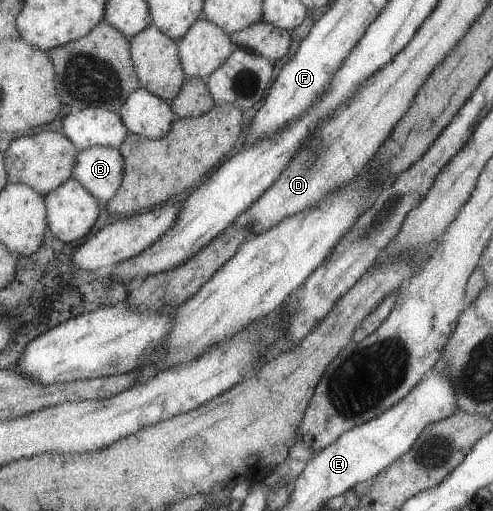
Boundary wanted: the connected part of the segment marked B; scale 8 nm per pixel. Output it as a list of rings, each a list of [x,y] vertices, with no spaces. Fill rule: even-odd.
[[[96,146],[78,151],[73,178],[106,204],[121,186],[124,171],[125,161],[119,149]]]

